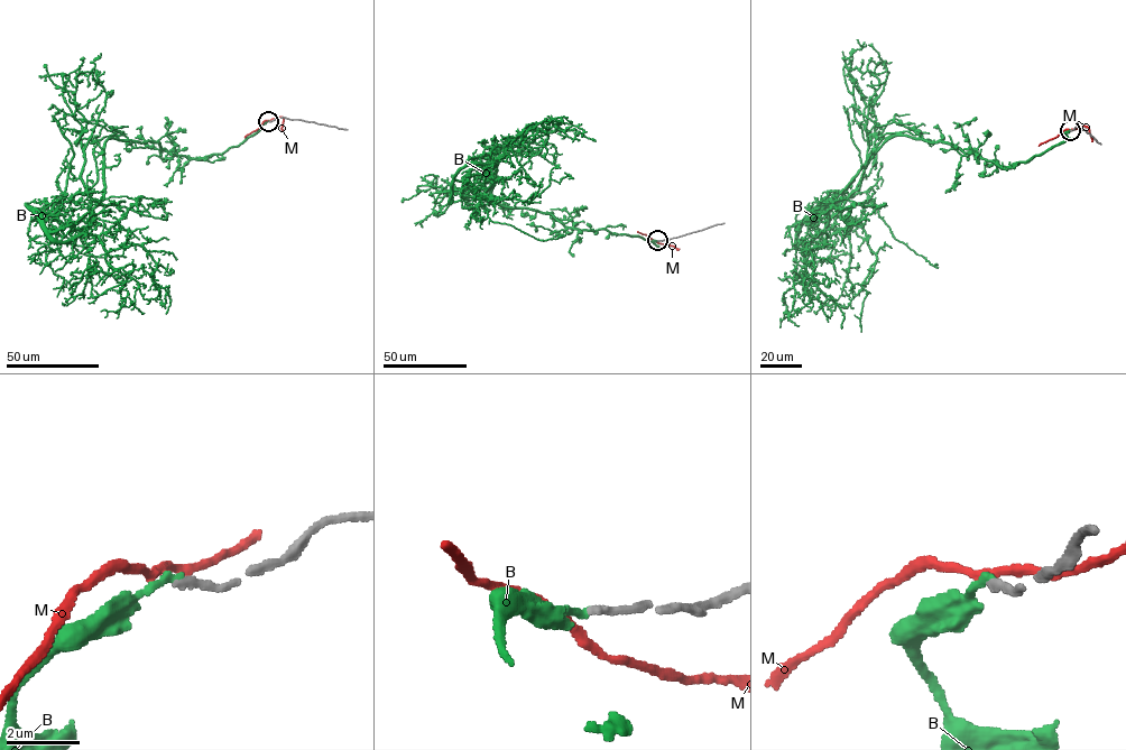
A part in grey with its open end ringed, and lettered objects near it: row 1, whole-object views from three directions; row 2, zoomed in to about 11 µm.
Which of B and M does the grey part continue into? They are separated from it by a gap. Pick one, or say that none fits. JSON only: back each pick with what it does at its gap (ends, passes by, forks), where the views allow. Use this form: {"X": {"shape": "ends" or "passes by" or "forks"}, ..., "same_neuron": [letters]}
{"same_neuron": []}

